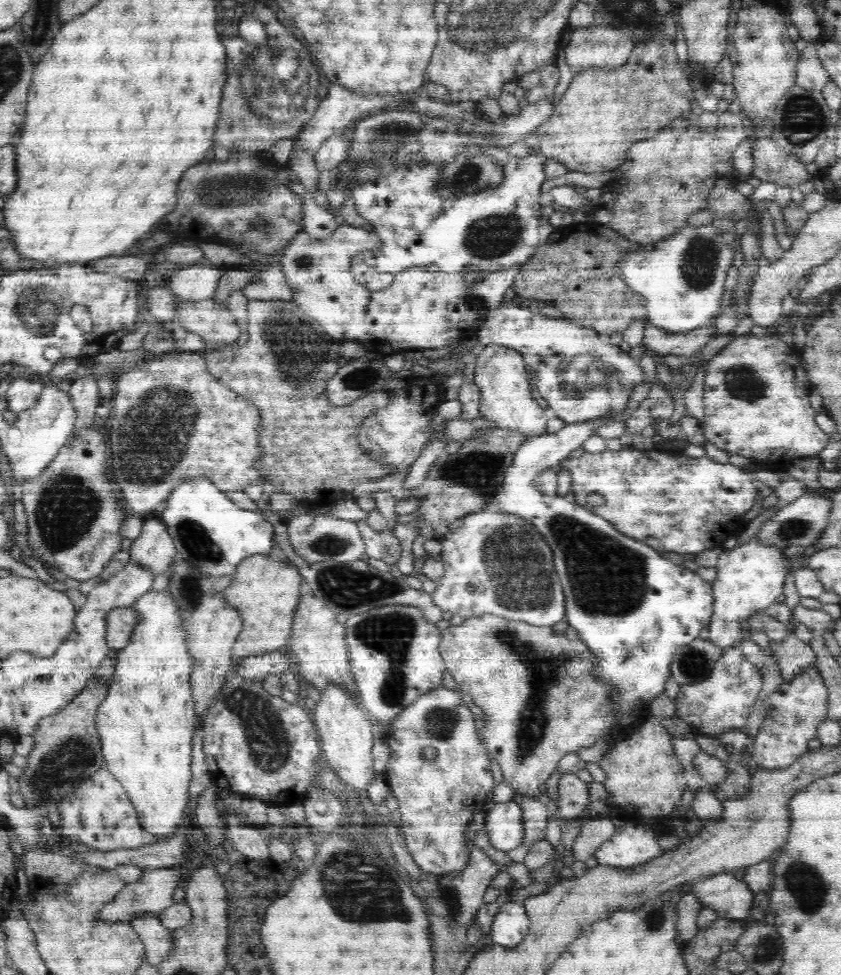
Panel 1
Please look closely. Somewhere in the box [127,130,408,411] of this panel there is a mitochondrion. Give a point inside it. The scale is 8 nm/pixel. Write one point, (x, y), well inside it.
(299, 352)

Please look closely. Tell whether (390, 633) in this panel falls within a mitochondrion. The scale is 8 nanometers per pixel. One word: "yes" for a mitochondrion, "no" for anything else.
yes

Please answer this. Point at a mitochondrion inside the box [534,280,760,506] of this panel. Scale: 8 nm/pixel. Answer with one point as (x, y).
(579, 383)

